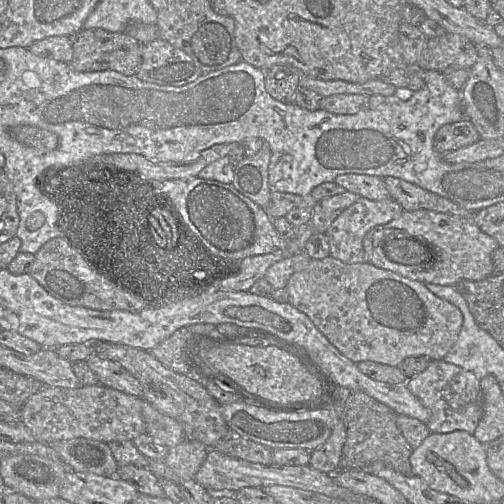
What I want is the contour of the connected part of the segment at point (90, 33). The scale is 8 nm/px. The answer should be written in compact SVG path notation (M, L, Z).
M82 29L74 35L64 35L70 36L72 47L73 47L73 57L69 62L70 66L79 72L96 72L104 70L114 70L122 73L126 76L135 75L140 68L142 63L142 44L139 43L135 38L129 36L124 32L109 32L104 29Z

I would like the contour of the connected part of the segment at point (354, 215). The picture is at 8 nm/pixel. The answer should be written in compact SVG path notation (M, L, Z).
M361 197L357 202L345 209L325 232L330 247L330 256L347 264L366 262L363 248L365 235L376 226L387 224L398 218L403 211L402 206L394 199L373 201Z

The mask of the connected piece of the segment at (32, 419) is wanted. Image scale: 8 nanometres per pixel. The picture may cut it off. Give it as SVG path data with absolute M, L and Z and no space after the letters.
M96 384L79 388L43 386L21 406L21 422L37 442L56 443L73 438L99 442L132 441L145 433L142 397Z

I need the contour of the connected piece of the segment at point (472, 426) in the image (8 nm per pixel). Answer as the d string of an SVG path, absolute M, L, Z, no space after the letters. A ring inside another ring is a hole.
M432 360L426 370L408 378L406 385L430 411L430 419L426 425L431 433L460 430L474 435L483 415L483 396L480 380L473 372L444 360Z

